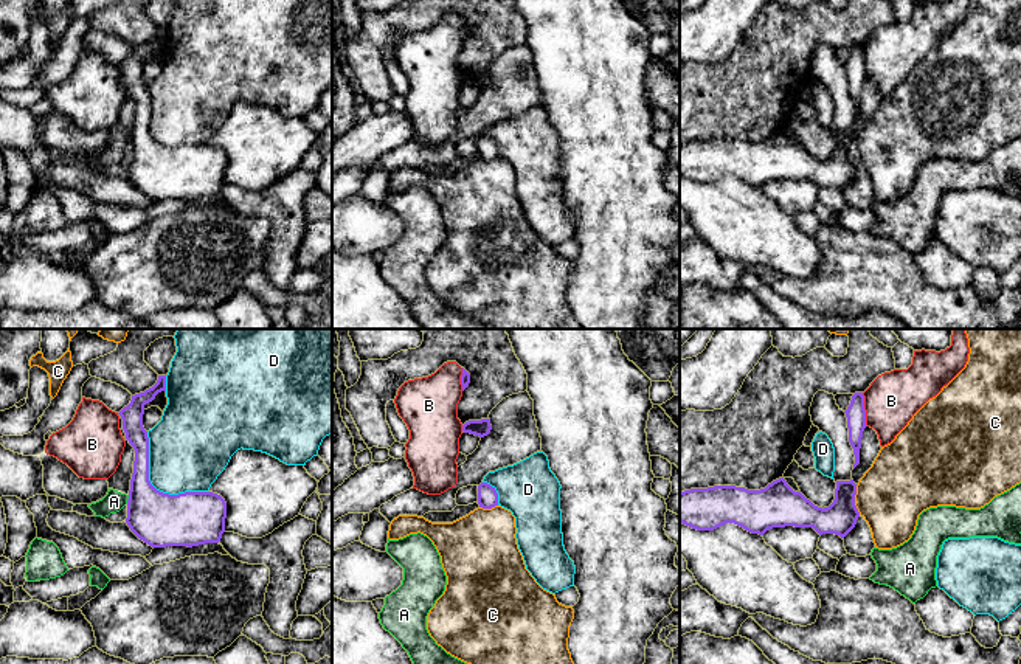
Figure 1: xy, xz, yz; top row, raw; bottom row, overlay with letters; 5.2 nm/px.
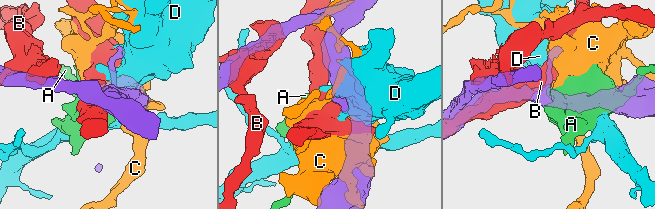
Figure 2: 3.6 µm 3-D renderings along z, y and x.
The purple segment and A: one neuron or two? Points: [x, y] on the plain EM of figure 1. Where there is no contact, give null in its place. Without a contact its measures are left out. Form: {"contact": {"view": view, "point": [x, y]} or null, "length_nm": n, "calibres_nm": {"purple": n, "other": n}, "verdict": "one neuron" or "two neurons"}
{"contact": {"view": "xy", "point": [128, 152]}, "length_nm": 50, "calibres_nm": {"purple": 280, "other": 110}, "verdict": "two neurons"}

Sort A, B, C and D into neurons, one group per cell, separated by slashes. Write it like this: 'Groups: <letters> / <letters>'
Groups: A / B / C / D

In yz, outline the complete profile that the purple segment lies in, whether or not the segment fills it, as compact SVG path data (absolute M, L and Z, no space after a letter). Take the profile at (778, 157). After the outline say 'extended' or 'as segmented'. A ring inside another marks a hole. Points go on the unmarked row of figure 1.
M784 130L760 143L735 138L714 138L680 144L680 175L697 183L714 183L726 175L734 175L751 186L763 188L773 180L813 180L819 188L835 186L844 191L857 177L860 164L855 158L857 137L836 133L835 152L829 160L818 160L801 144L794 144Z | as segmented

